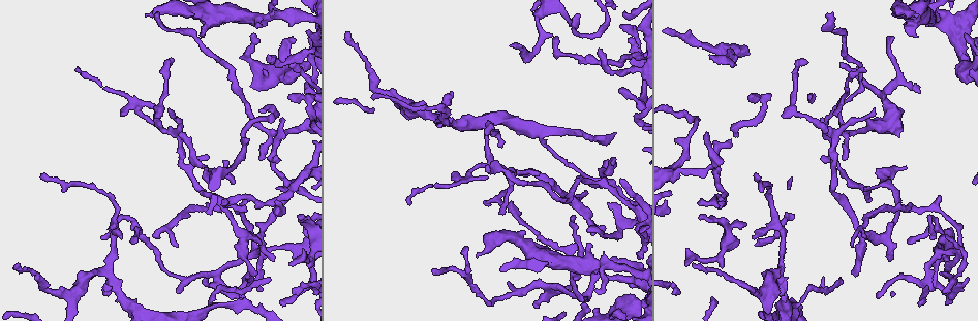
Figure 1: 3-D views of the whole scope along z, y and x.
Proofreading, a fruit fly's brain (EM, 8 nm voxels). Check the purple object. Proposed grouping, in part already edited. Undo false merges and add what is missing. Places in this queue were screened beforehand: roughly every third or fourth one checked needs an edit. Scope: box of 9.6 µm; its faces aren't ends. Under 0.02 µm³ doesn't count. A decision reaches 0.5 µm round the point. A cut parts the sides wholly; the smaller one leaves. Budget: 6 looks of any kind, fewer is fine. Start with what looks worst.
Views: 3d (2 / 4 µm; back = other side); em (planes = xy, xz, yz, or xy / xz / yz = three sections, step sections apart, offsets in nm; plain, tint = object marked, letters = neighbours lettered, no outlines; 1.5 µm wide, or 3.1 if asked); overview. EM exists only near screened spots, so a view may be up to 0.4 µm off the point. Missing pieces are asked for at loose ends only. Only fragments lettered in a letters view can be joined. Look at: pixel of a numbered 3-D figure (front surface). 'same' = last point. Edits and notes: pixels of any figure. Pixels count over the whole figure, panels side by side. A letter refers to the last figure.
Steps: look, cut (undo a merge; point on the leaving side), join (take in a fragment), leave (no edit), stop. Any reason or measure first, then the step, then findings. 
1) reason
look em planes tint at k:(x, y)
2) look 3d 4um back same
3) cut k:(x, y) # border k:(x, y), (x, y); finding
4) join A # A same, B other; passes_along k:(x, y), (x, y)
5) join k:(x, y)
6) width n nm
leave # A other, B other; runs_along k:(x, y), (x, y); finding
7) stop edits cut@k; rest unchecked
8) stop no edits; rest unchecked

free end
look 3d 4um at 1:(916, 36)

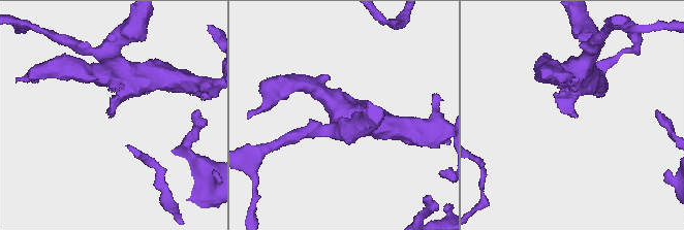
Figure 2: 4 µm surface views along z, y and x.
look em planes letters at 2:(108, 118)

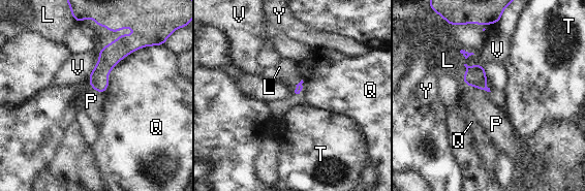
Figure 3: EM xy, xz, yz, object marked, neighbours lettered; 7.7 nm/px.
leave # L other, P other, Q other, T other, V other, Y other; runs_along 3:(126, 41), (99, 73), (99, 89); none of them fits

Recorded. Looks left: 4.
free end
look 3d 4um at 1:(276, 188)

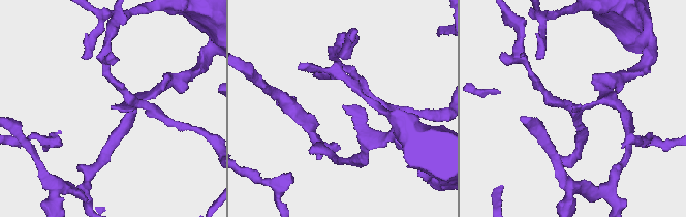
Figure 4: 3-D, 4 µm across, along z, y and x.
look em xy step 8 tint at 4:(111, 108)

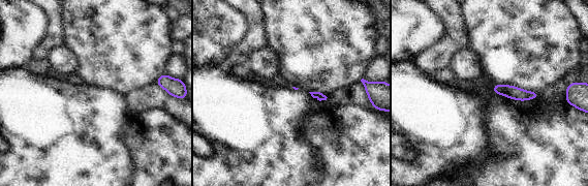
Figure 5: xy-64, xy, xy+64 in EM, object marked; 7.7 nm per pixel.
cut it another way
look em planes letters same

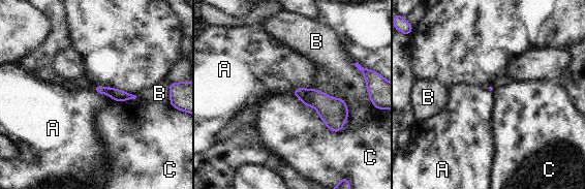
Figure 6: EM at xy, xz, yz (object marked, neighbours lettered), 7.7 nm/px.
leave # A other, B other, C other; border 6:(92, 88), (114, 100); none of them fits

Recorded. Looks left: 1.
tapers out
look em planes letters at 1:(243, 296)

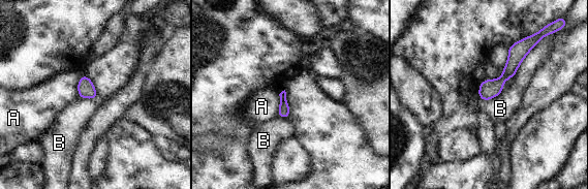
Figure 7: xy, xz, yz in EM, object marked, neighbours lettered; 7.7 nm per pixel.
leave # A other, B other; runs_along 7:(524, 43), (508, 72), (482, 96); no lettered fragment goes on from it

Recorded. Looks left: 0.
stop no edits; rest unchecked

